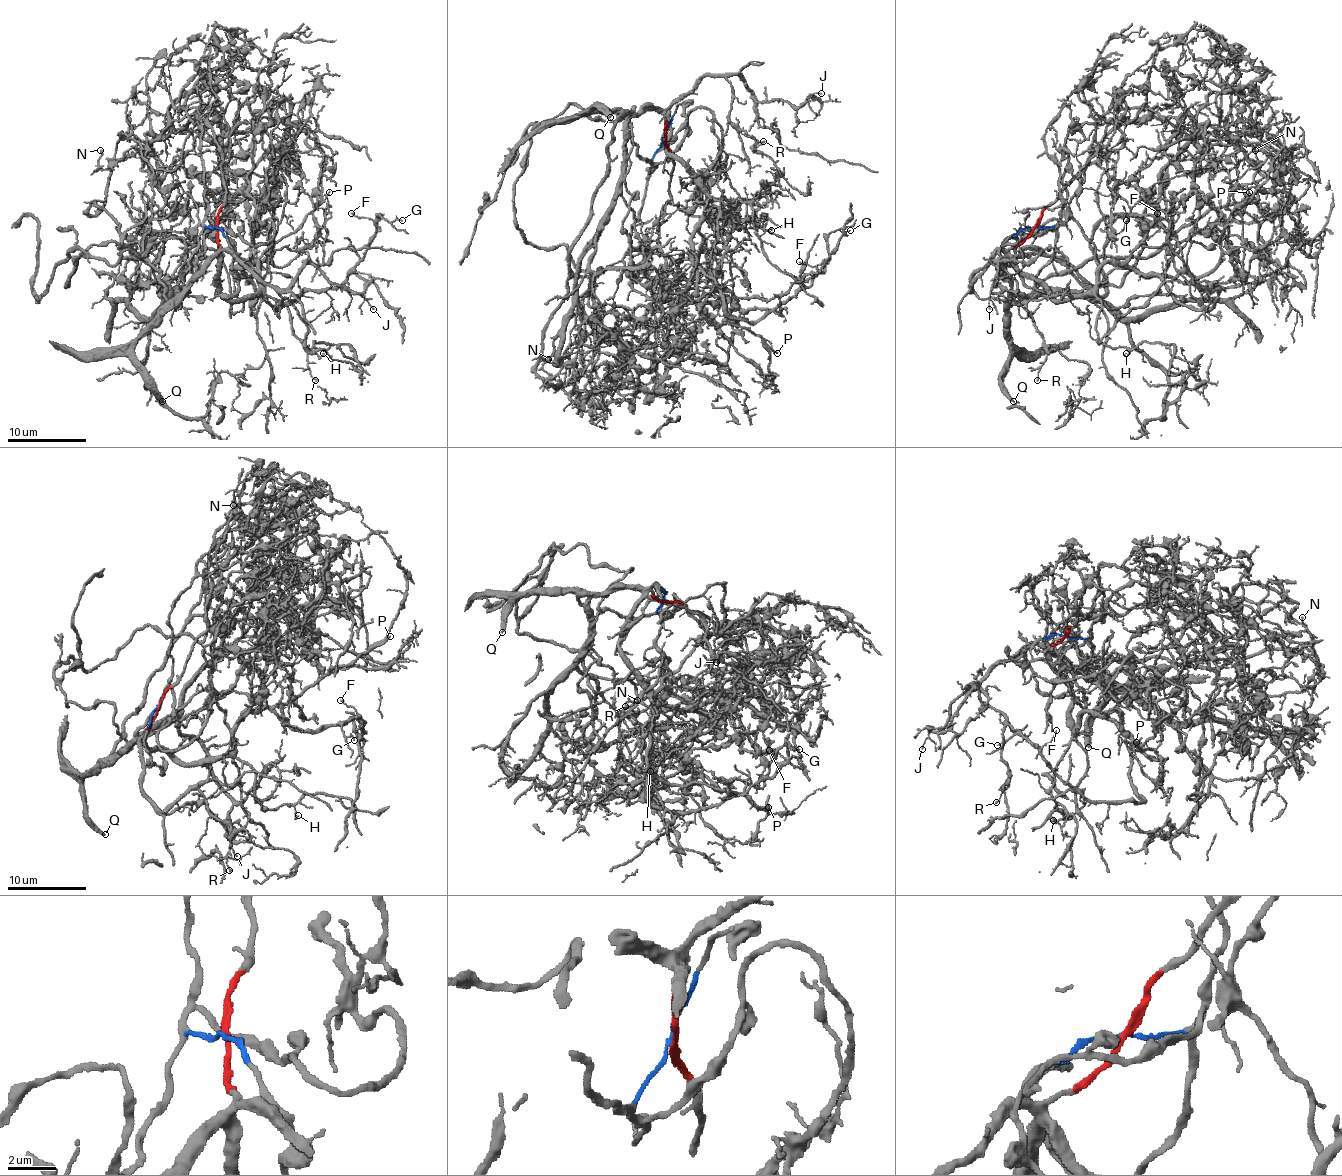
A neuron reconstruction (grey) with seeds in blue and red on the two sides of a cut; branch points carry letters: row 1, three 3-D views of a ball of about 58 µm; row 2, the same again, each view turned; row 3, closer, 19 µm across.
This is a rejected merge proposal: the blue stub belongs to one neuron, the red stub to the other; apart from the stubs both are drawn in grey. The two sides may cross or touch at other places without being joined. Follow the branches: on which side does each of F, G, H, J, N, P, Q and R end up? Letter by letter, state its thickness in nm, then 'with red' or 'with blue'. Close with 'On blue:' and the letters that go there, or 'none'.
F: 120 nm | with red
G: 130 nm | with red
H: 130 nm | with red
J: 100 nm | with red
N: 120 nm | with red
P: 150 nm | with red
Q: 300 nm | with red
R: 120 nm | with red
On blue: none

